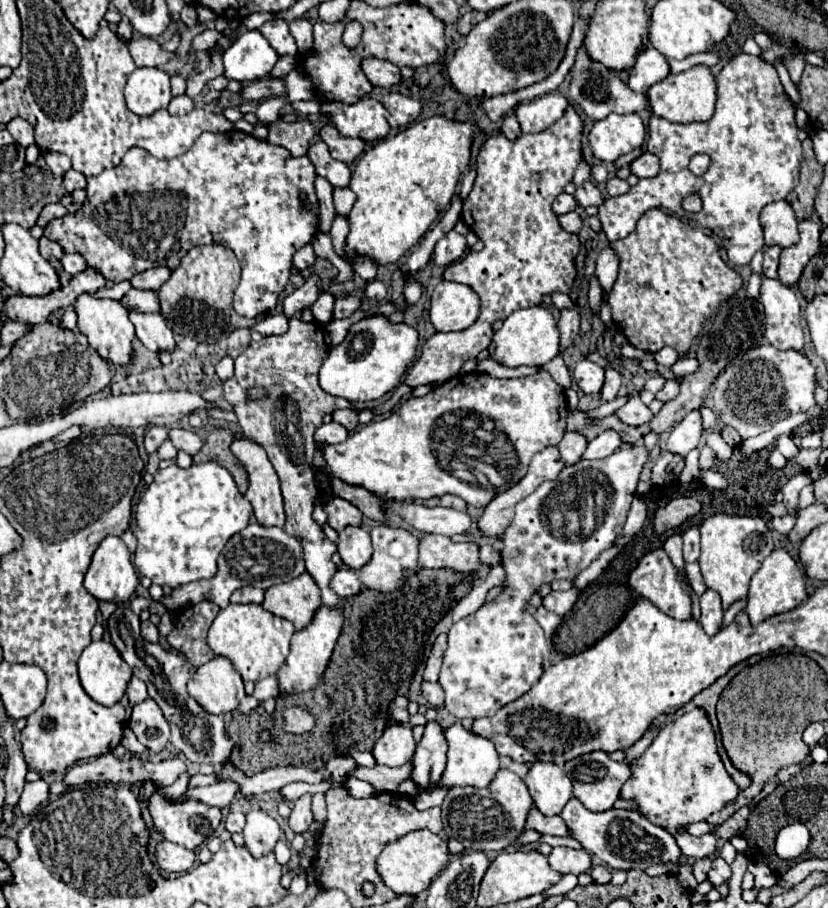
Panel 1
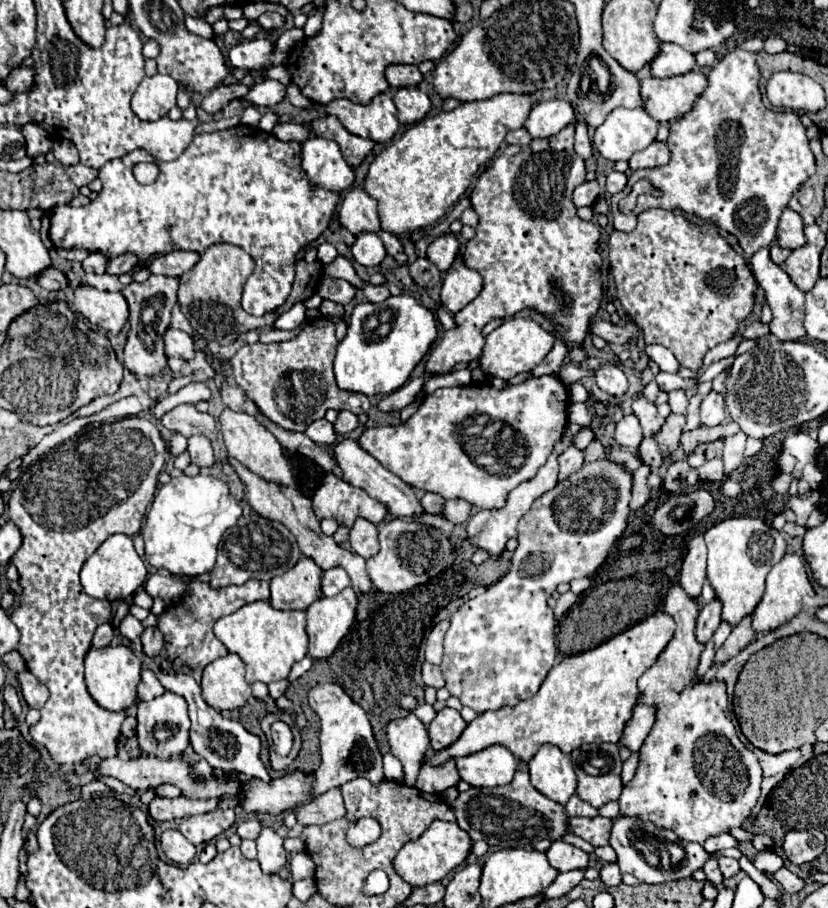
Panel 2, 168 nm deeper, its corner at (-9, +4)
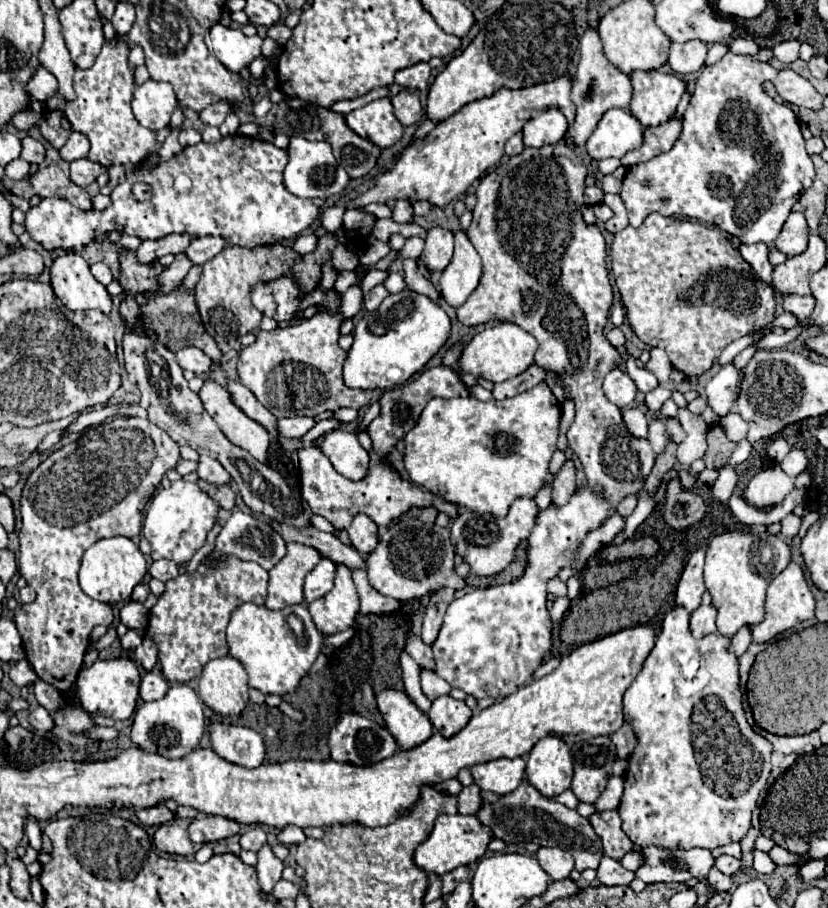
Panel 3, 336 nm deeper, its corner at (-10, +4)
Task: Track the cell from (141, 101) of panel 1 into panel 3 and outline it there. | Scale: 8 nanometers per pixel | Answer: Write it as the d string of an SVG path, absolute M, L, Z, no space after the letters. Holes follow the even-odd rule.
M146 80L134 90L132 110L136 120L150 130L162 130L170 122L172 110L178 106L174 90L168 82Z

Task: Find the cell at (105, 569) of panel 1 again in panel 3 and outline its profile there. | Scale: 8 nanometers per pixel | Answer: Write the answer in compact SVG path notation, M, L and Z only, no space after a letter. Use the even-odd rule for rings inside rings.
M112 536L98 540L94 546L86 550L80 566L80 586L90 598L106 604L116 604L130 600L134 586L142 582L144 574L146 574L146 560L140 548L126 536Z

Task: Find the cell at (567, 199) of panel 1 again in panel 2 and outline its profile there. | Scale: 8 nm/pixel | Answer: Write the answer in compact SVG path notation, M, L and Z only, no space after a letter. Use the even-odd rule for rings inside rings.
M597 180L585 182L585 184L581 184L581 186L575 188L575 192L573 192L573 204L577 208L581 208L581 206L593 206L593 202L597 200L597 196L599 196L599 184L597 184Z

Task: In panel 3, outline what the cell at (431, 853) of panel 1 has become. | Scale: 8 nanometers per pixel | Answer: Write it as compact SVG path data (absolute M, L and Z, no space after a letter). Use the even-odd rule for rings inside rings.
M440 814L436 818L434 830L426 842L422 842L414 852L414 862L428 874L446 874L456 870L458 866L472 864L480 860L488 852L488 844L494 840L490 836L490 828L486 828L478 816L464 816L464 814Z

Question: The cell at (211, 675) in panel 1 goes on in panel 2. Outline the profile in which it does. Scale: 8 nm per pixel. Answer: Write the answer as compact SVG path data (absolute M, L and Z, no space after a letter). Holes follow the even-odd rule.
M237 654L217 658L203 670L203 700L219 710L237 710L251 698L251 686L245 680L245 664Z

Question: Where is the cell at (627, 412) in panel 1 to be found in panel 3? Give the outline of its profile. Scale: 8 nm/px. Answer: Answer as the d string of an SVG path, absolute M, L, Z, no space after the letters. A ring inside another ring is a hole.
M654 418L654 420L650 422L650 428L648 428L648 440L650 440L652 450L654 450L656 454L664 452L666 444L668 444L668 432L666 432L666 424L664 424L662 420Z

